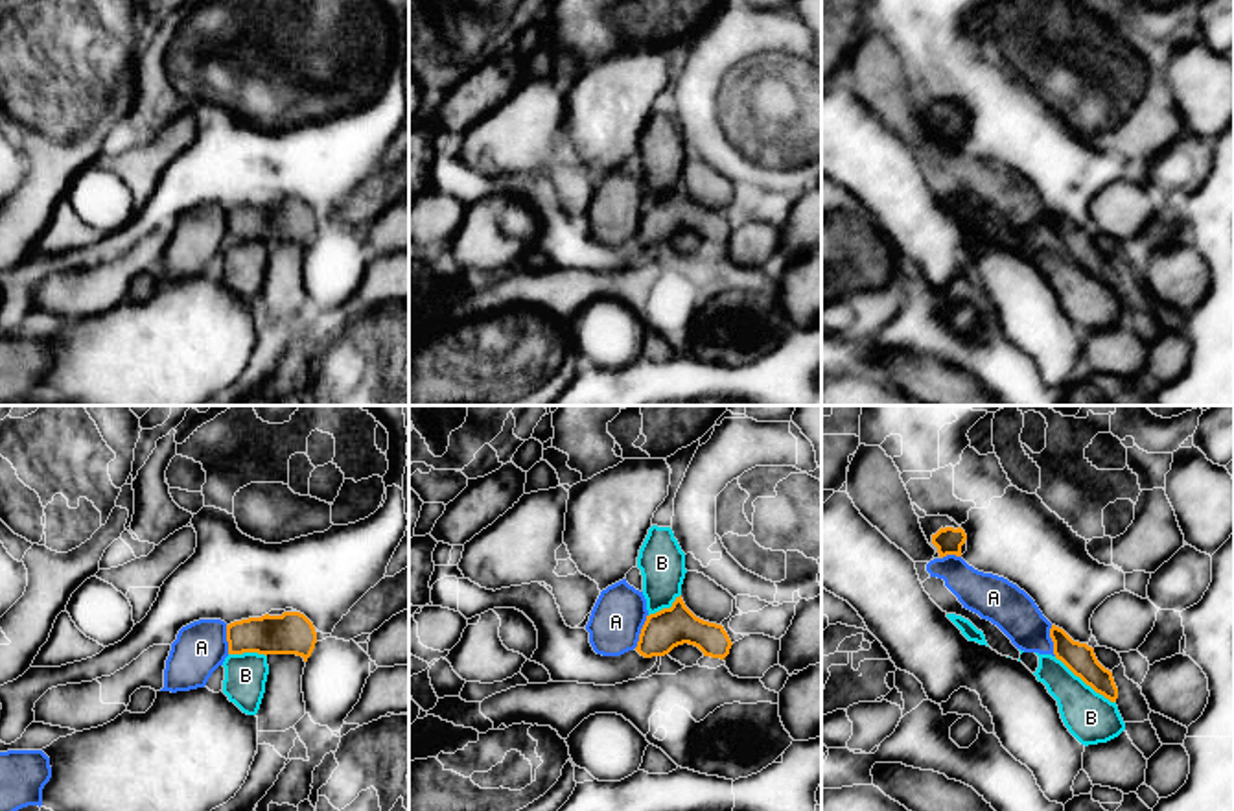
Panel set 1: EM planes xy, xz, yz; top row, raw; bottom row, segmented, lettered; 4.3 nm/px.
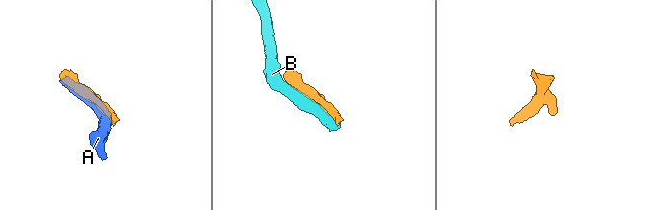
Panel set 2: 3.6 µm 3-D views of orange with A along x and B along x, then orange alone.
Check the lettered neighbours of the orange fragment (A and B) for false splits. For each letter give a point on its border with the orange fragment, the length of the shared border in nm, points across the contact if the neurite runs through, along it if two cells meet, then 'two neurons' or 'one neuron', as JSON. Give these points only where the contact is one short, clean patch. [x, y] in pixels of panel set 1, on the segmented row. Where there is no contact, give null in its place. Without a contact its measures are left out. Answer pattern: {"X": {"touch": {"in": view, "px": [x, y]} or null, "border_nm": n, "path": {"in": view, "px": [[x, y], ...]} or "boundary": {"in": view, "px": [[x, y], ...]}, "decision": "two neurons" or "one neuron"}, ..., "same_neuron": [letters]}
{"A": {"touch": {"in": "xz", "px": [641, 631]}, "border_nm": 160, "decision": "two neurons"}, "B": {"touch": {"in": "yz", "px": [1085, 682]}, "border_nm": 340, "decision": "two neurons"}, "same_neuron": []}

